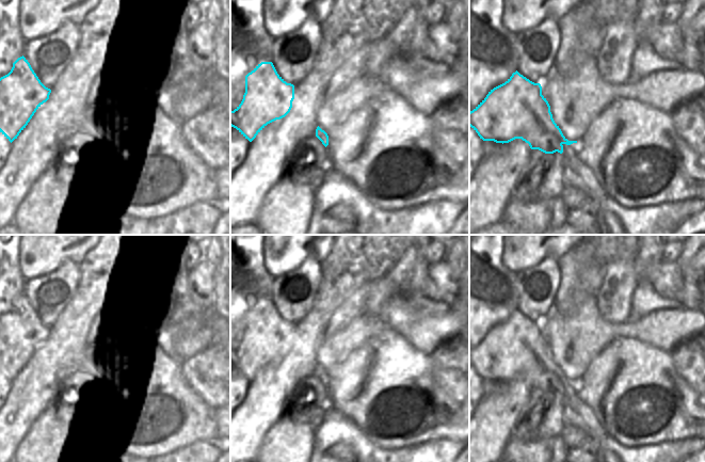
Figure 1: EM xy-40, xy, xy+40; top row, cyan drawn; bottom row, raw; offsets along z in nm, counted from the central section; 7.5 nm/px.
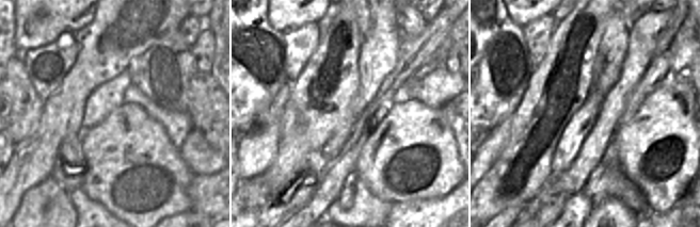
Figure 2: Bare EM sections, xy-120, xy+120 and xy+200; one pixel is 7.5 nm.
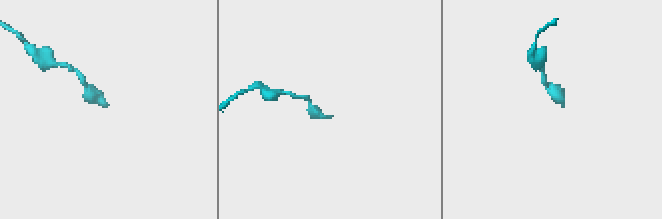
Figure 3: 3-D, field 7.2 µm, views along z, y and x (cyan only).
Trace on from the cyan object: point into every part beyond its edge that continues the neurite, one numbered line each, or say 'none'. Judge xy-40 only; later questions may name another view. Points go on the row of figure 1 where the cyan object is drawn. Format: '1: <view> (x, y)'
none

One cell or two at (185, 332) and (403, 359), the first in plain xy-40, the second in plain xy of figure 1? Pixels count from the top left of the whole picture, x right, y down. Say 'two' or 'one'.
two

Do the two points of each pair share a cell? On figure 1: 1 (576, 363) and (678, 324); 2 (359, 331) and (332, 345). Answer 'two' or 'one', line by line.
1: one
2: one

